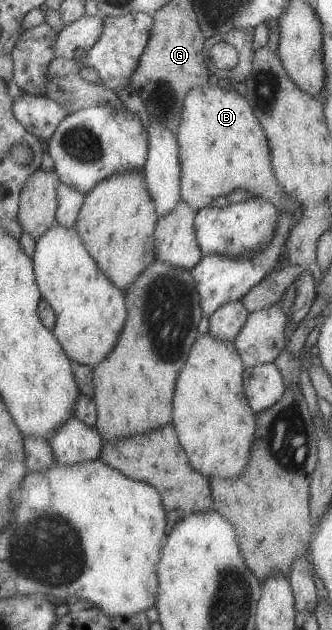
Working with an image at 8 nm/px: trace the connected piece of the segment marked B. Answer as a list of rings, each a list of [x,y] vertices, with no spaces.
[[[220,84],[213,86],[195,86],[187,92],[181,112],[181,124],[176,139],[180,148],[181,164],[181,196],[182,199],[195,210],[209,207],[211,202],[219,196],[227,196],[231,192],[241,189],[255,194],[256,197],[265,198],[274,204],[278,211],[287,210],[297,218],[297,223],[303,214],[304,207],[295,201],[285,188],[279,184],[273,172],[271,160],[271,148],[261,123],[257,120],[253,108],[246,97],[235,92],[231,87],[223,87]]]

